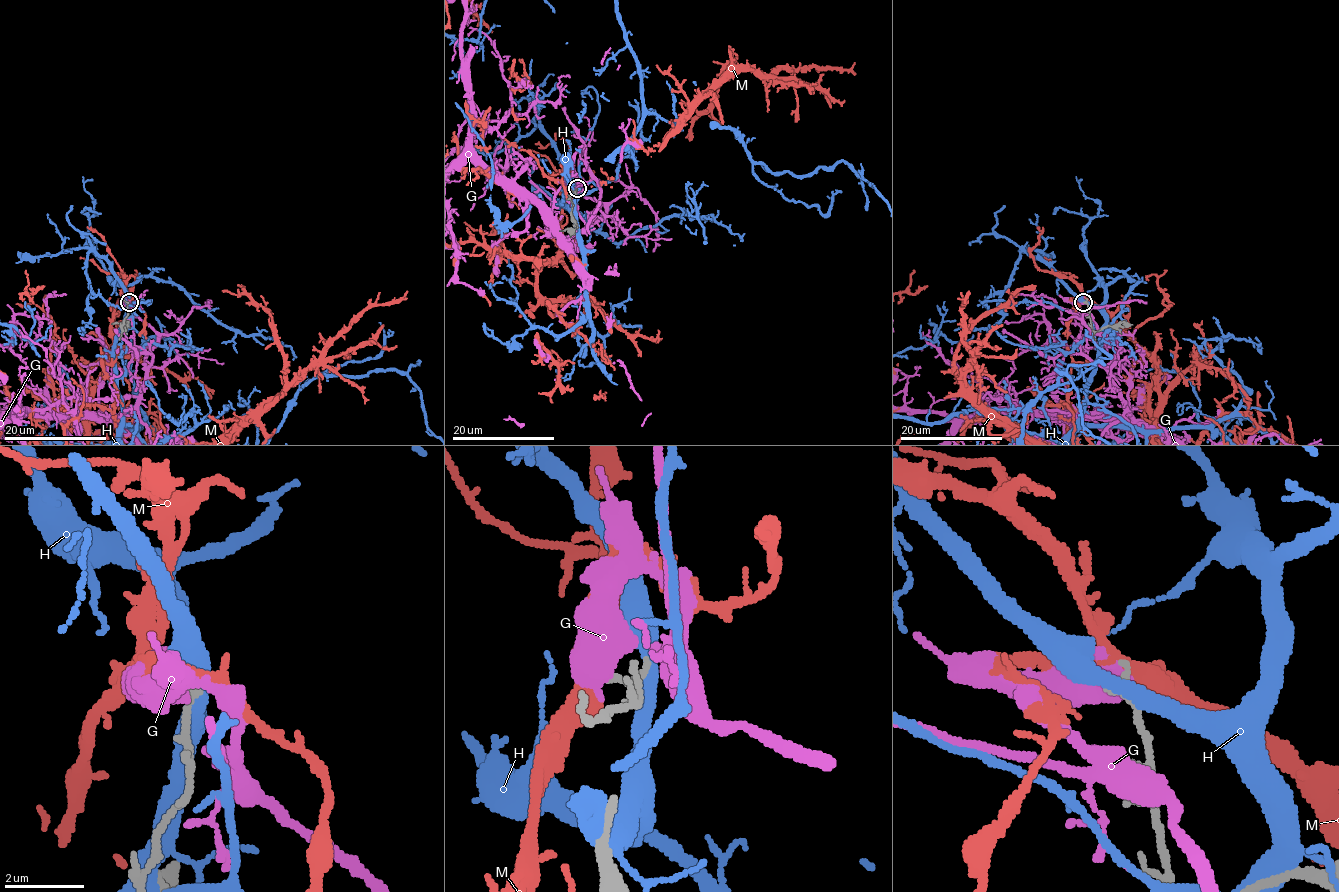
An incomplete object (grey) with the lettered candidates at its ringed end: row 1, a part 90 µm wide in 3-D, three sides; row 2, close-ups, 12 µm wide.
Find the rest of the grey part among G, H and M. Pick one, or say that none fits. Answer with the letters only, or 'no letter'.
no letter

